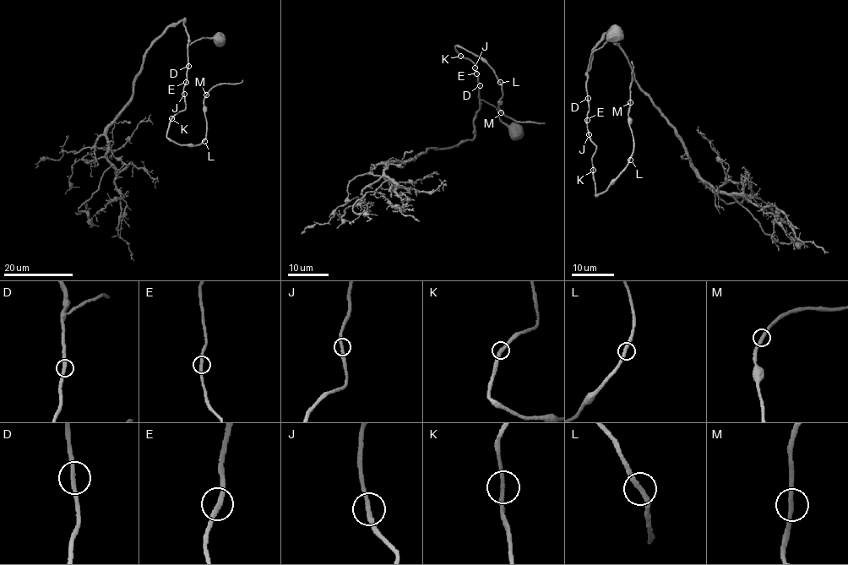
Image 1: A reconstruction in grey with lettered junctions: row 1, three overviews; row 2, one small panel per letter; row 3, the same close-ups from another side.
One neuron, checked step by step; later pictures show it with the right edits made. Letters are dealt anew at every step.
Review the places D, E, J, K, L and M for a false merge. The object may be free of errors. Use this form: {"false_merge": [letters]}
{"false_merge": []}

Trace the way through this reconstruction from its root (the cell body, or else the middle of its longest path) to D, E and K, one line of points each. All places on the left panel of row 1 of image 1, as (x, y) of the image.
D: (220, 39), (203, 37), (188, 45), (188, 66)
E: (220, 39), (203, 37), (188, 45), (186, 82)
K: (220, 39), (203, 37), (188, 45), (187, 82), (183, 91), (186, 106), (171, 118)

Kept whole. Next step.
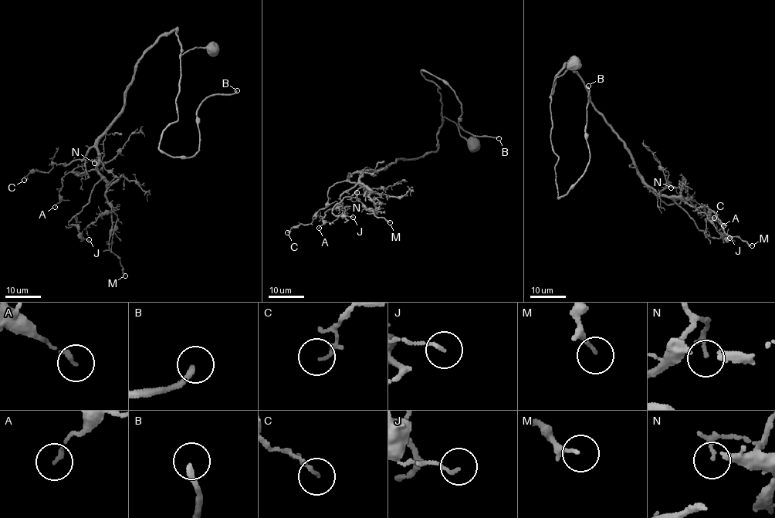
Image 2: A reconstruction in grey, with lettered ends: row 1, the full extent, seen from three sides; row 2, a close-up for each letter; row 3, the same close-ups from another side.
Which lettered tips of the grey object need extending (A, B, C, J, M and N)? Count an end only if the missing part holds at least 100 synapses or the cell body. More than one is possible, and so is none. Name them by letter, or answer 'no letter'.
B

